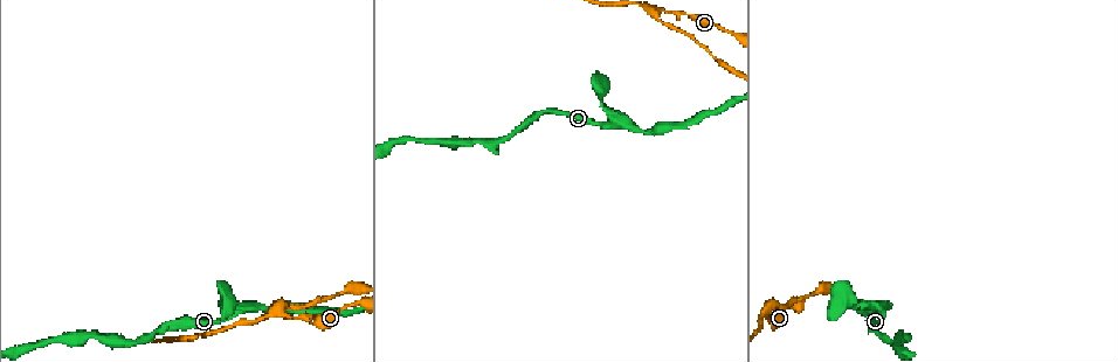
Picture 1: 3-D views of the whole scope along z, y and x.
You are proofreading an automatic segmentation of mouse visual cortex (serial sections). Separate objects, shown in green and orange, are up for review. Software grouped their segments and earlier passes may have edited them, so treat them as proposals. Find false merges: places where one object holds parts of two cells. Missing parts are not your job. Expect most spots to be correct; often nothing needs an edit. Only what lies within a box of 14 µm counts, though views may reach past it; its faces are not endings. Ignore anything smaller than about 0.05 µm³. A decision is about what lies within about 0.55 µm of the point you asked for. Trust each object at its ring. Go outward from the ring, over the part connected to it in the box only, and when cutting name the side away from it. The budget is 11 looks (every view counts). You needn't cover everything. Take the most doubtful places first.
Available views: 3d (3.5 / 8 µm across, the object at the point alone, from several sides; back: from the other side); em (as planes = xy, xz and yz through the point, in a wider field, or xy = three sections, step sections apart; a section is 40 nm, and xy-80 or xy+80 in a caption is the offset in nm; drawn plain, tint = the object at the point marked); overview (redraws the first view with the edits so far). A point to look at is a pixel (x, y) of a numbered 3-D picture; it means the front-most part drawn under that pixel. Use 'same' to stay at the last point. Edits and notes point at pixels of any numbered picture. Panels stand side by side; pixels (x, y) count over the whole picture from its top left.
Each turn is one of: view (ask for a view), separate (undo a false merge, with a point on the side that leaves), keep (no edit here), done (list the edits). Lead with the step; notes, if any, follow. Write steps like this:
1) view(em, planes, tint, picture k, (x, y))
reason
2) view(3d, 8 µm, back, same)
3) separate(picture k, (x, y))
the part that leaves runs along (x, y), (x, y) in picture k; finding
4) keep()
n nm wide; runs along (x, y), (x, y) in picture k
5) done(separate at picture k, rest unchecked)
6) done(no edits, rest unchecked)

view(3d, 3.5 µm, picture 1, (767, 310))
arms part here

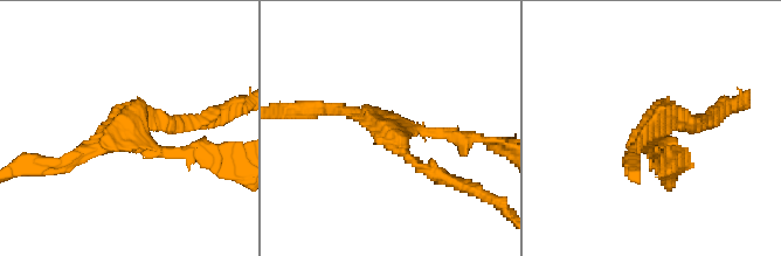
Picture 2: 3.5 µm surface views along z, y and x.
view(em, xy, step 1, tint, picture 2, (651, 136))
3 arms; arms of 150, 150, 150 nm; now the EM

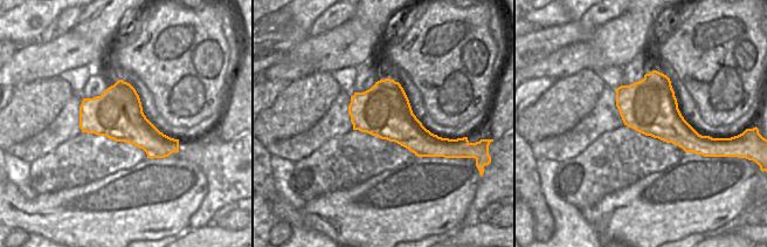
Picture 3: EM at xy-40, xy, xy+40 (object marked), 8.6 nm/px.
keep()
runs along (469, 135), (394, 129), (405, 156), (436, 174) in picture 2; one cell here

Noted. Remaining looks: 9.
view(3d, 3.5 µm, picture 1, (497, 140))
branch point

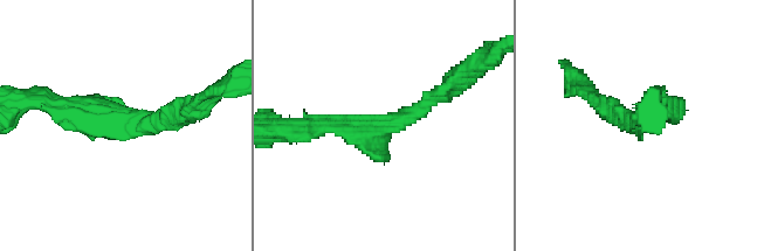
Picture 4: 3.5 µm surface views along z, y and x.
view(em, planes, tint, picture 4, (125, 121))
need the tissue

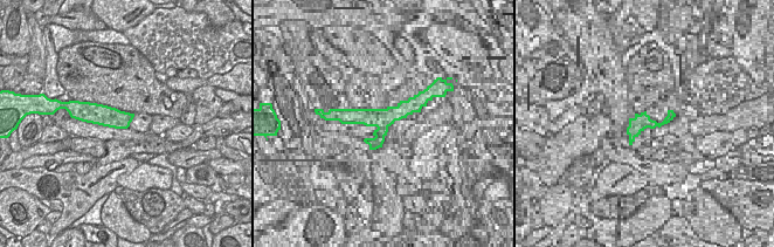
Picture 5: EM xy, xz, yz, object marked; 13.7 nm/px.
keep()
continuous, no second cell

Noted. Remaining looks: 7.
view(3d, 3.5 µm, back, picture 1, (855, 299))
sudden change in width

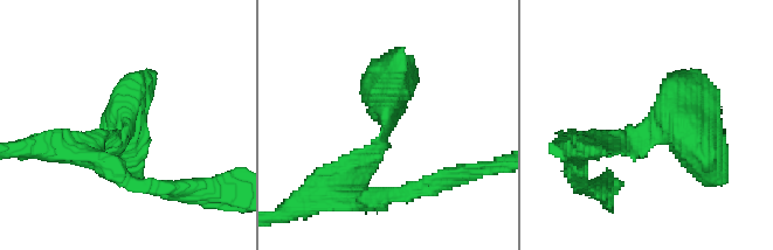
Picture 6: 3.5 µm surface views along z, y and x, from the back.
keep()
runs along (346, 171), (385, 144), (397, 60) in picture 6; all the same cell

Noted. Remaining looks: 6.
view(3d, 3.5 µm, back, picture 1, (267, 308))
a narrow waist

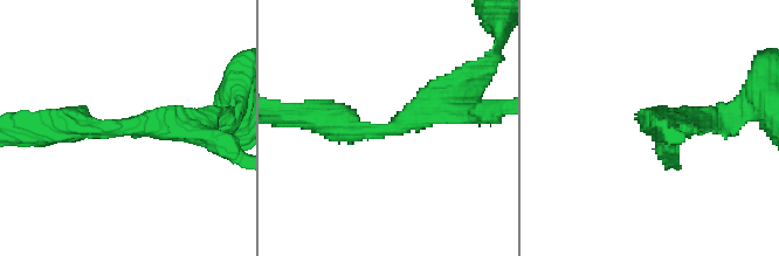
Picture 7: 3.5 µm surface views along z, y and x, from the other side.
view(em, planes, plain, picture 7, (385, 129))
arms of 350, 350 nm; need the tissue

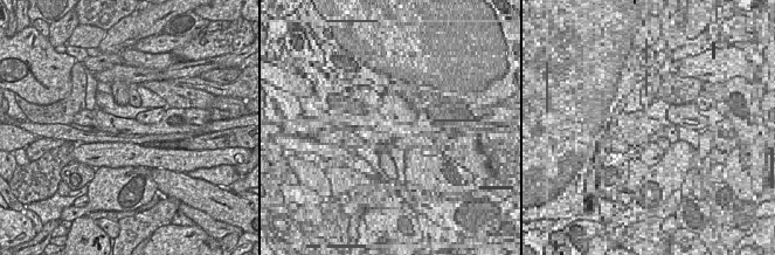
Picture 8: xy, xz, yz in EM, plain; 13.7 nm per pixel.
view(em, planes, tint, same)
where the object lies

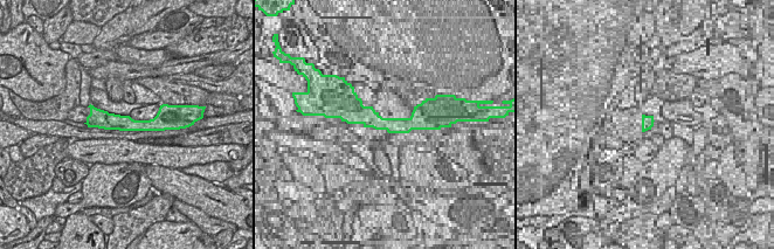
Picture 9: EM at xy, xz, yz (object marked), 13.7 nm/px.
keep()
240 nm wide; runs along (455, 110), (380, 131), (308, 113) in picture 7; continuous, no second cell

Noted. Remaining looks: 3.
done(no edits, rest unchecked)

